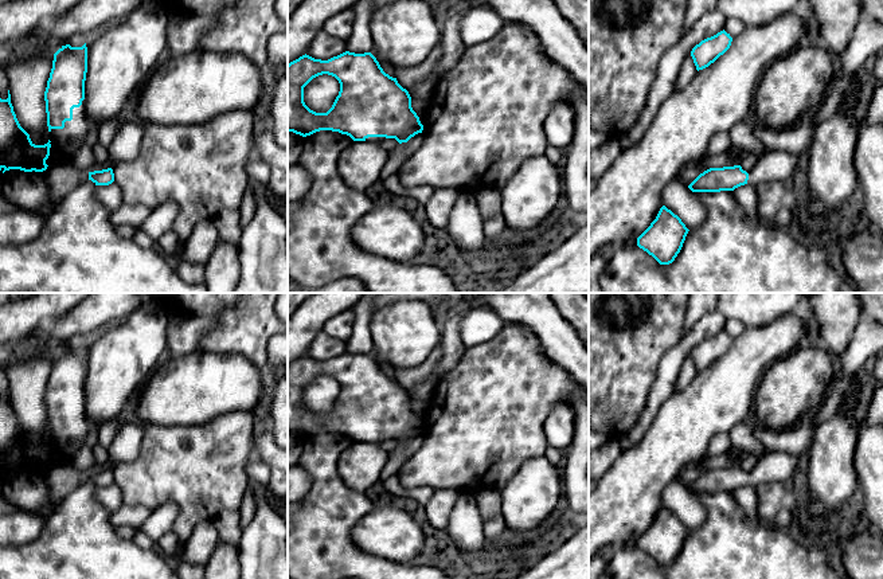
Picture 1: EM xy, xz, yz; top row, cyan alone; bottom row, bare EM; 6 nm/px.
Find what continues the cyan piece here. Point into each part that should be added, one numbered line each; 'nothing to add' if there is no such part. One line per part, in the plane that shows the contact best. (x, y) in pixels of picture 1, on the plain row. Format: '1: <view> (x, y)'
1: xy (65, 443)
2: yz (774, 466)

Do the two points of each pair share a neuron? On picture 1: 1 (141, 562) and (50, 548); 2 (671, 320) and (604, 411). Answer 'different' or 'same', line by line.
1: same
2: same

